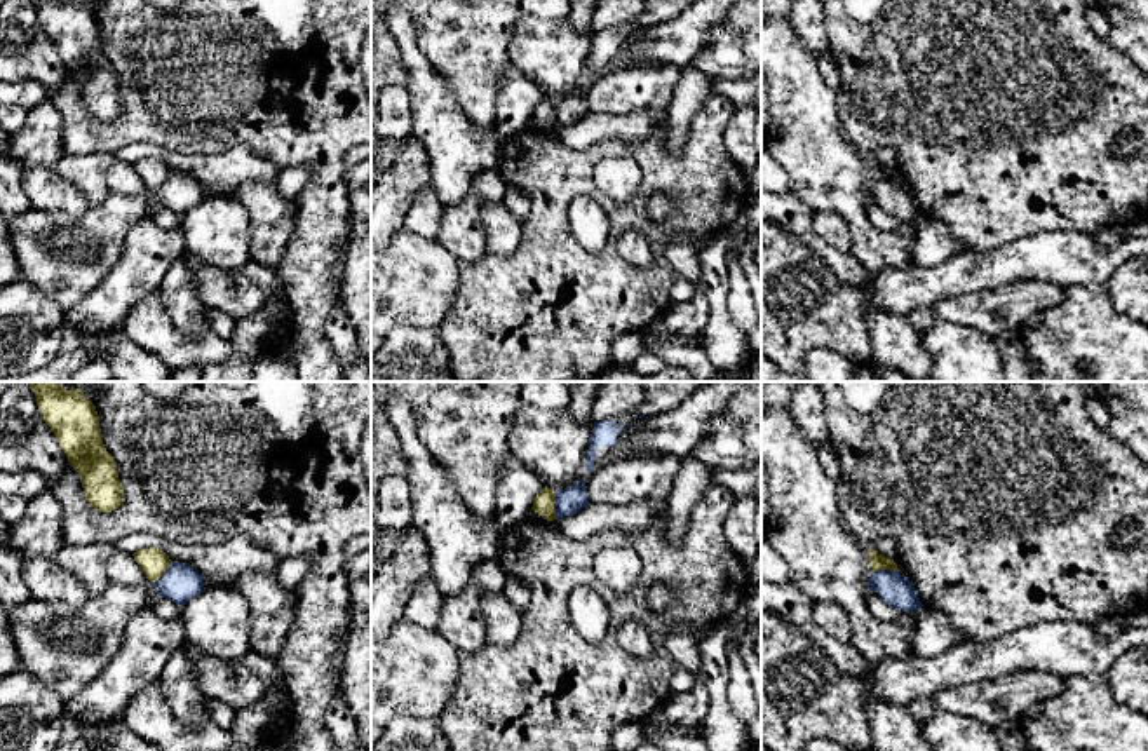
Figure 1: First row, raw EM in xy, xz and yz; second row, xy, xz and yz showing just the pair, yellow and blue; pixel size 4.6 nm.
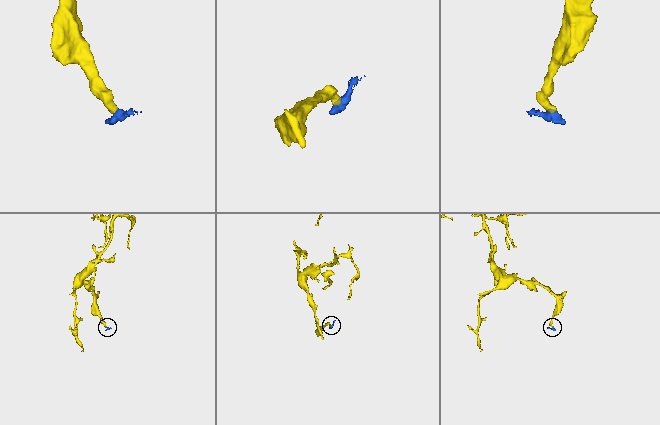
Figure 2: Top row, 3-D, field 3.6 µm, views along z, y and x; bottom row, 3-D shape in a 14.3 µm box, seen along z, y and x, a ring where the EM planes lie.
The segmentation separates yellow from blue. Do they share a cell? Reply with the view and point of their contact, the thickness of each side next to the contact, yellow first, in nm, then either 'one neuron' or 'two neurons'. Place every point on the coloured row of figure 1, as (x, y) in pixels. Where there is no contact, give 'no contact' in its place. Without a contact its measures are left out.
xz (553, 506) | 100/130 nm | two neurons

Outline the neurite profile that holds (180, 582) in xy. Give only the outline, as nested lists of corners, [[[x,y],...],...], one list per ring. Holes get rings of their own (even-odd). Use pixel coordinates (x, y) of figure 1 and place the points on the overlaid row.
[[[172,561],[155,582],[157,594],[183,606],[204,591],[202,575],[190,565]]]

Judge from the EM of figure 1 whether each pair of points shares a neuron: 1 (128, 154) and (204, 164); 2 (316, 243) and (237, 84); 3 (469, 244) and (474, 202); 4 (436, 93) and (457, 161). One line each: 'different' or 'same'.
1: same
2: same
3: same
4: same

